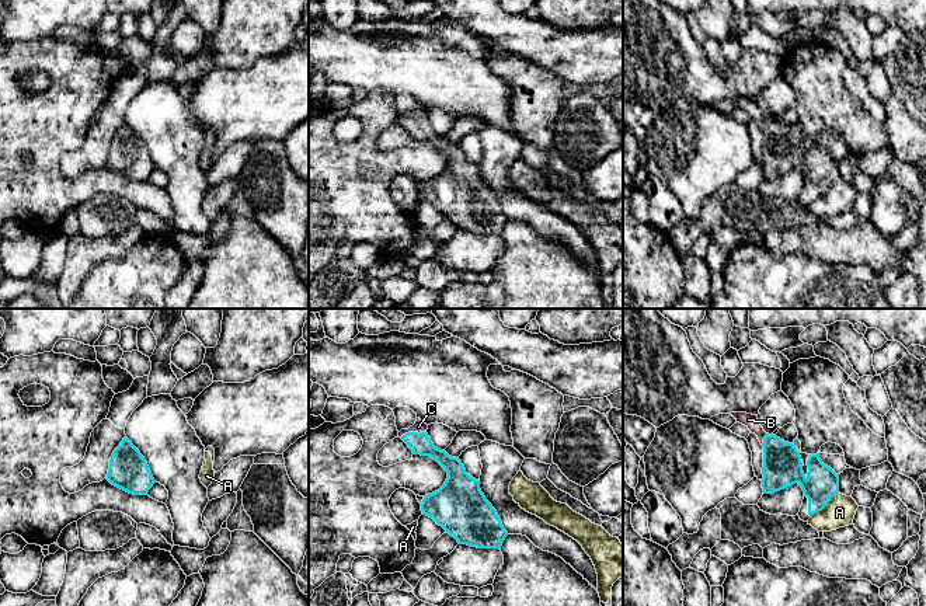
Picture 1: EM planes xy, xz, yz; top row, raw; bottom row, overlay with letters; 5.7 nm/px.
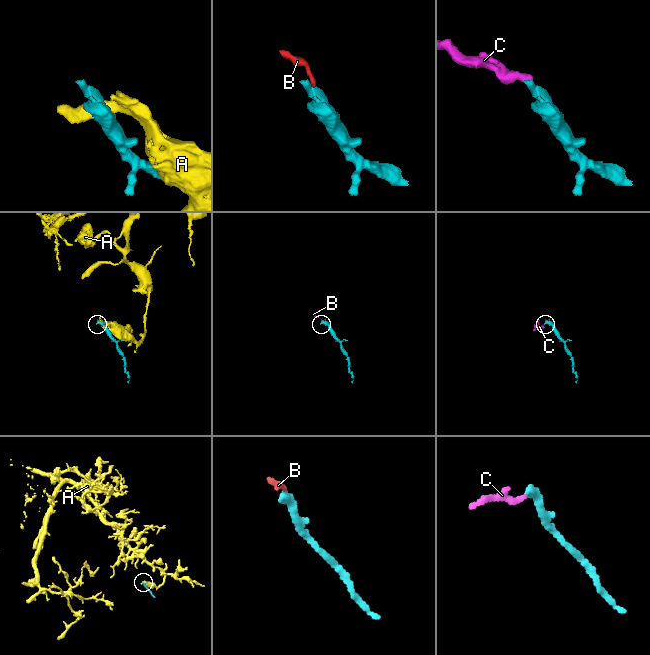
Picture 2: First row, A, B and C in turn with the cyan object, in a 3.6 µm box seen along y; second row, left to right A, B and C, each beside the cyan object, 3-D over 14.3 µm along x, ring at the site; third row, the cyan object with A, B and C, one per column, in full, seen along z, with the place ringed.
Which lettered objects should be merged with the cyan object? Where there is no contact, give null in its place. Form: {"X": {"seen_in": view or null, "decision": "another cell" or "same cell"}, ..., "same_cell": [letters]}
{"A": {"seen_in": "yz", "decision": "another cell"}, "B": {"seen_in": "yz", "decision": "same cell"}, "C": {"seen_in": "xz", "decision": "same cell"}, "same_cell": ["B", "C"]}

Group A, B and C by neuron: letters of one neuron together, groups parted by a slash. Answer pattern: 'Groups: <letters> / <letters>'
Groups: A / B C

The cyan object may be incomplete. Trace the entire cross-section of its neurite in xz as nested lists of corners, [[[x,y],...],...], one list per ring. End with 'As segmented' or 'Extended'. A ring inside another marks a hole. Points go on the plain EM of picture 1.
[[[417,104],[408,115],[401,115],[401,123],[414,140],[429,142],[446,157],[445,170],[424,182],[421,196],[432,203],[446,219],[477,234],[501,234],[508,217],[492,191],[480,175],[480,167],[466,159],[457,143],[434,132],[427,119],[428,111]]]. Extended

